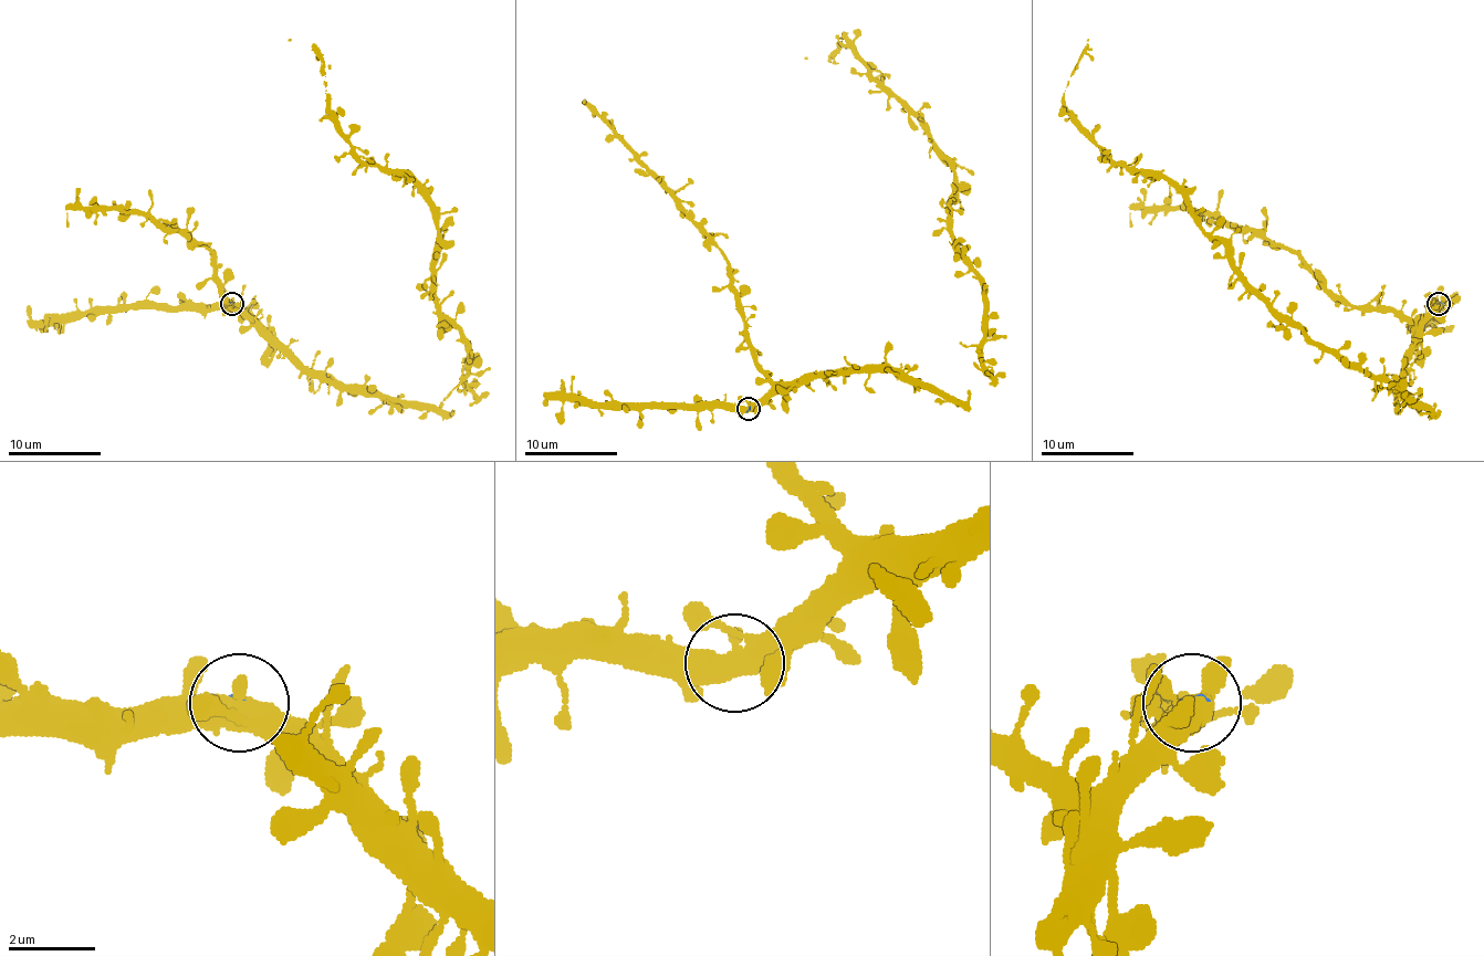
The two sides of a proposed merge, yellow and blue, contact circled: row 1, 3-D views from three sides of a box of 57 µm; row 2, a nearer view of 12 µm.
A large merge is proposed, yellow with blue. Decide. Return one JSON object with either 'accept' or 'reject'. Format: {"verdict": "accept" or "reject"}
{"verdict": "reject"}

